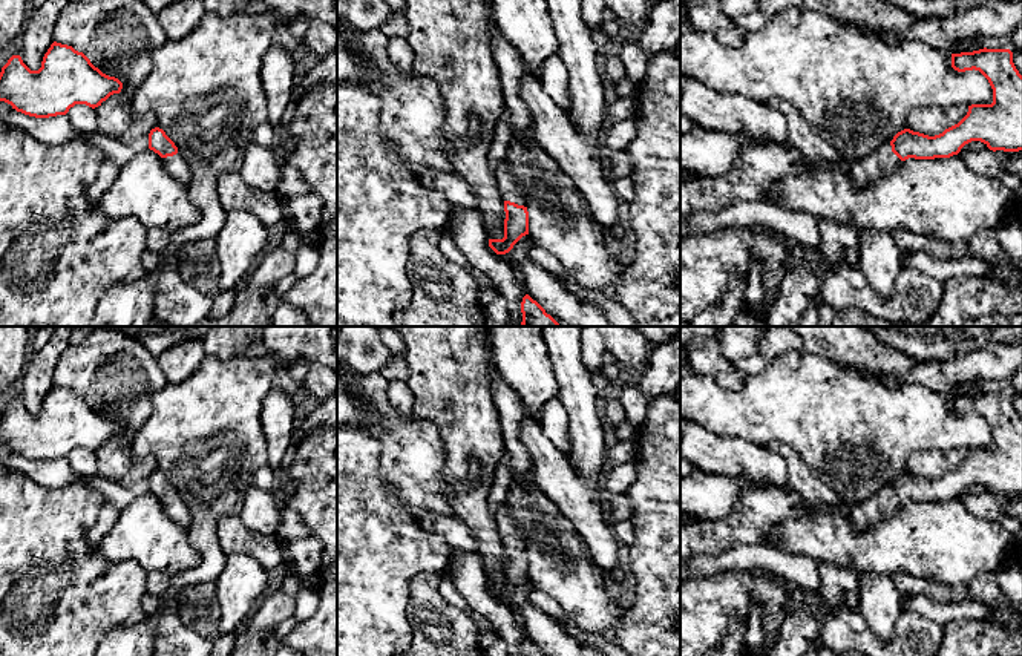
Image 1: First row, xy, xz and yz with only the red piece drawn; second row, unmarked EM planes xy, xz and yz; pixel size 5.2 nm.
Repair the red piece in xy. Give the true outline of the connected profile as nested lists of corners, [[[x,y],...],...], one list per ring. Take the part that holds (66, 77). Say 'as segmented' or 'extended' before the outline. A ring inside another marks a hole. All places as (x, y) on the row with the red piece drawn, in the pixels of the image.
as segmented; [[[57,41],[44,54],[38,71],[31,71],[20,55],[12,55],[0,72],[0,101],[35,118],[66,115],[75,104],[95,109],[121,89],[123,83],[118,78],[103,74],[83,52]]]

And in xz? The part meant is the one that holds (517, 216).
extended; [[[504,162],[495,169],[495,178],[504,199],[504,238],[489,239],[489,247],[496,254],[506,254],[522,236],[529,235],[529,212],[526,192]]]

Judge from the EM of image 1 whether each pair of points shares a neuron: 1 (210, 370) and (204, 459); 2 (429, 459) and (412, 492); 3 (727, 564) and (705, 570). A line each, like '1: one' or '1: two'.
1: one
2: one
3: one

